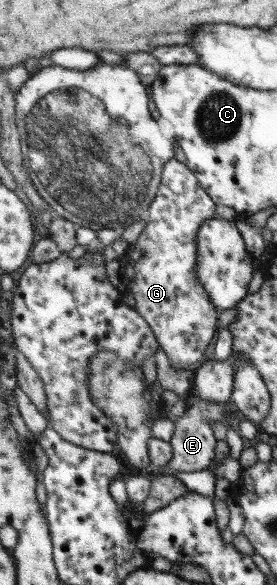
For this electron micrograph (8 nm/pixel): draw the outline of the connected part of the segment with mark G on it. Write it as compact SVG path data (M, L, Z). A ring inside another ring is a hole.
M172 157L162 164L157 193L144 217L145 225L128 253L130 276L124 278L123 285L132 293L133 306L154 333L167 359L188 366L203 357L218 325L218 311L196 278L196 236L204 221L215 218L215 204L186 164Z

